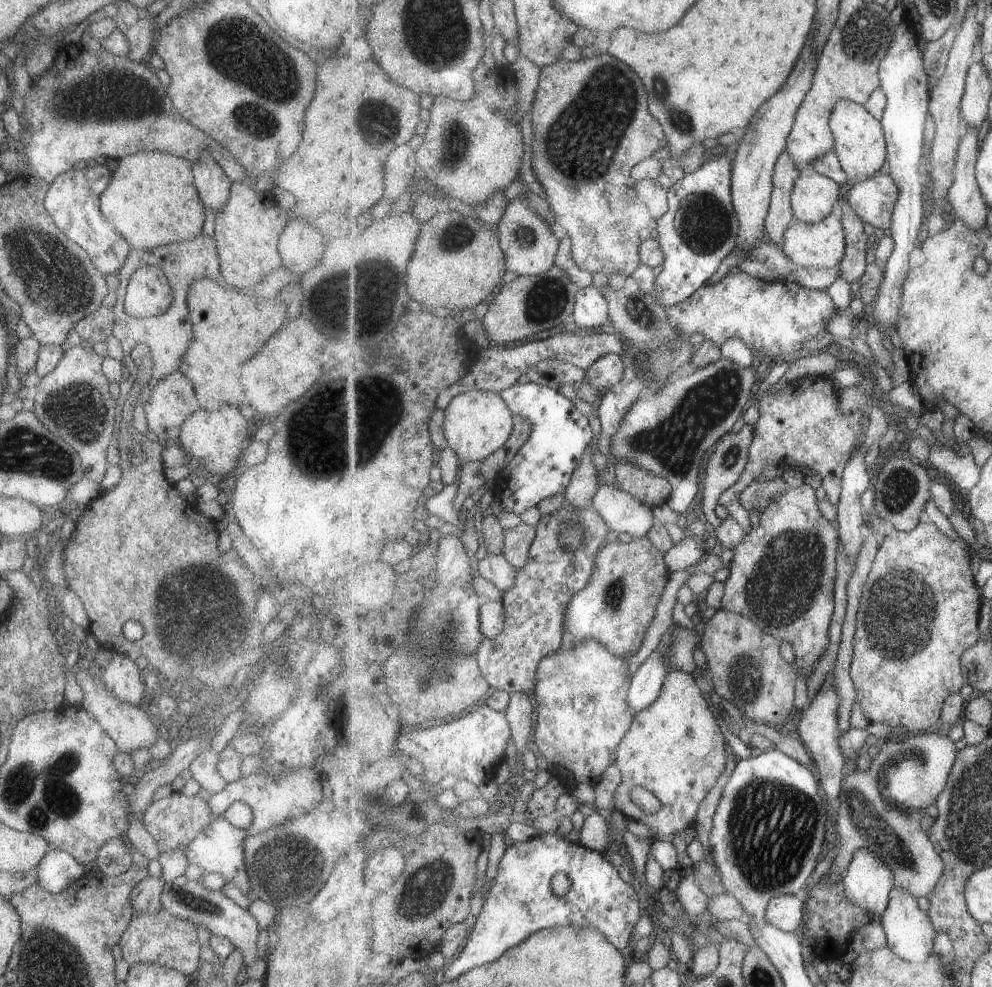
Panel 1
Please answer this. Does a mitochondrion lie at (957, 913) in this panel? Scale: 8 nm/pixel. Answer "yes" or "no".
no

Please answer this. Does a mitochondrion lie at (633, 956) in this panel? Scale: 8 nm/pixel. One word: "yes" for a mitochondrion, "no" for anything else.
no

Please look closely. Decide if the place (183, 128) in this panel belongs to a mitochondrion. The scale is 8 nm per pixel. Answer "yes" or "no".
no

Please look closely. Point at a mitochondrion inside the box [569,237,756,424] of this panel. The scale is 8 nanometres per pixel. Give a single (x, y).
(667, 353)

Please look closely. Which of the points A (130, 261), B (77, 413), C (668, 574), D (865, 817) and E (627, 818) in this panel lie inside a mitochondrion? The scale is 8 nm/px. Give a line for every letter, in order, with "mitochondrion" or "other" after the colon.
A: other
B: mitochondrion
C: other
D: mitochondrion
E: other

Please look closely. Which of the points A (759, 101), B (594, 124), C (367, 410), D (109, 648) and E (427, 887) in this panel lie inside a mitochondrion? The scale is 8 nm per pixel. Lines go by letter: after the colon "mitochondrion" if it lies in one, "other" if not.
A: other
B: mitochondrion
C: mitochondrion
D: other
E: mitochondrion

